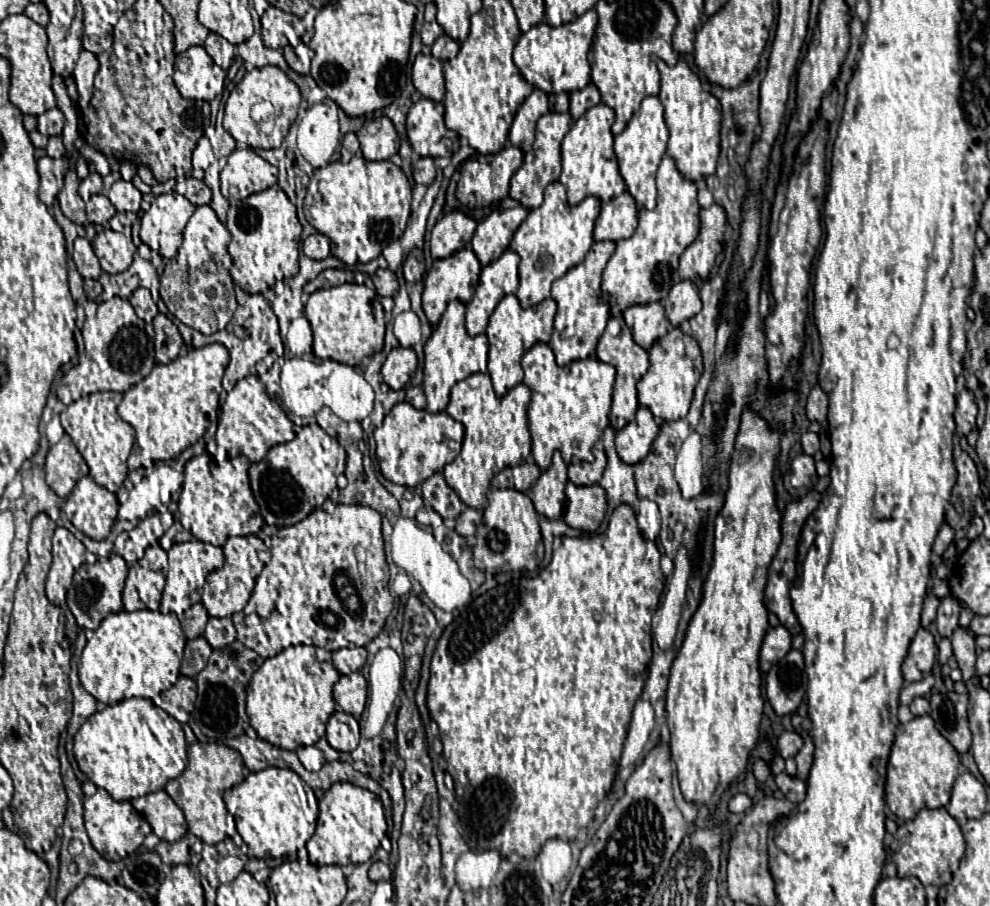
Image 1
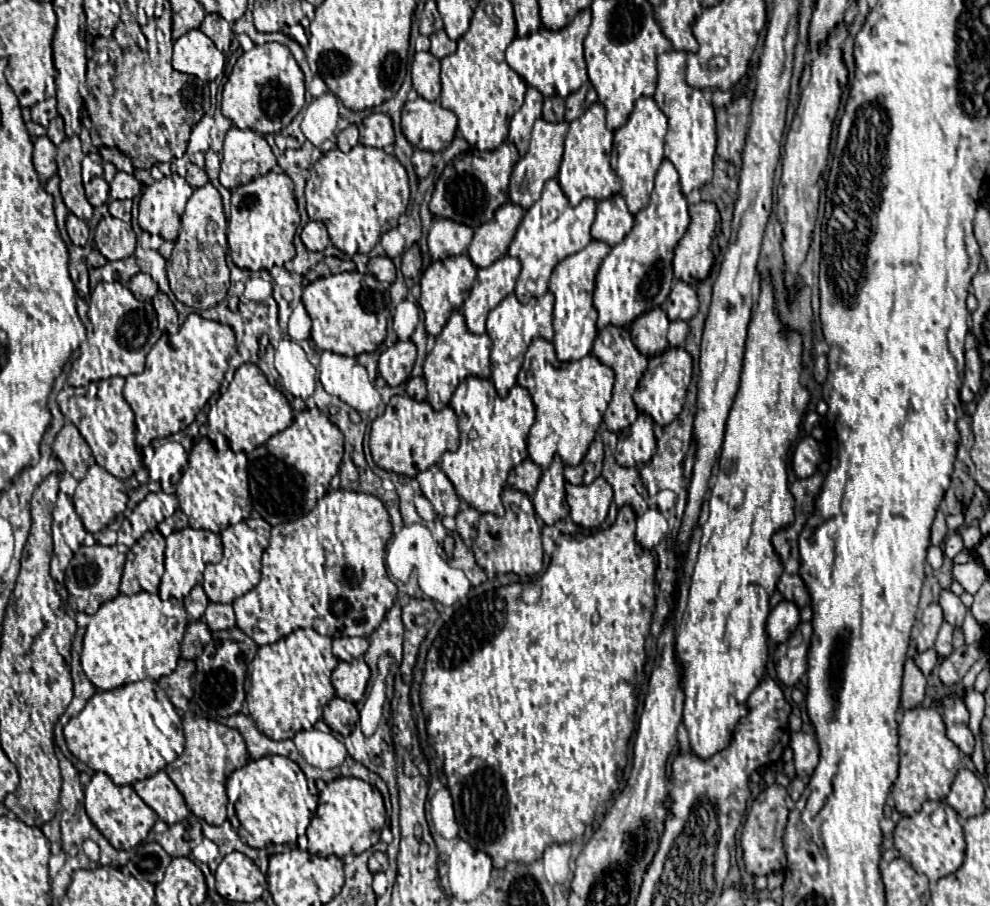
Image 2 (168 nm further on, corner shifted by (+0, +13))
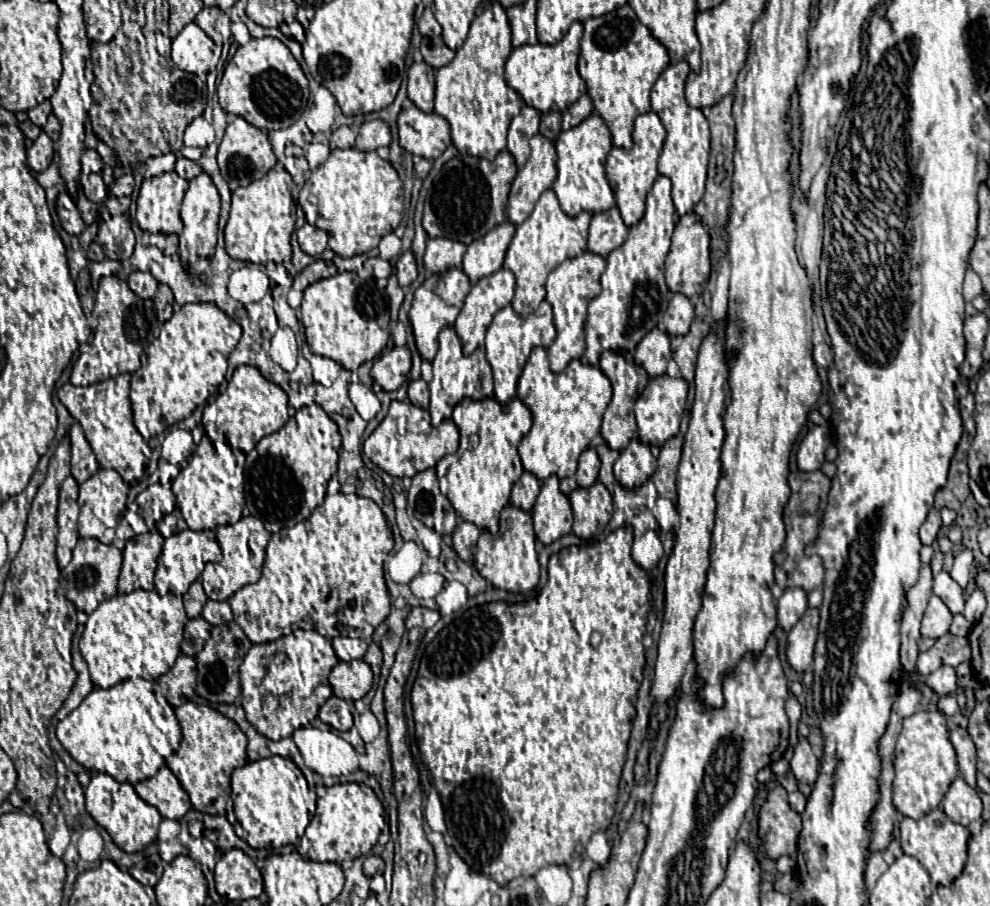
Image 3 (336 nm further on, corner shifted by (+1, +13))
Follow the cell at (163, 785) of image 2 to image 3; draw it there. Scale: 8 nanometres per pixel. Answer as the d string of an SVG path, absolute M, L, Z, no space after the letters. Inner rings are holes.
M165 765L157 771L157 775L139 781L135 791L143 801L157 807L165 819L181 819L191 809L189 795Z

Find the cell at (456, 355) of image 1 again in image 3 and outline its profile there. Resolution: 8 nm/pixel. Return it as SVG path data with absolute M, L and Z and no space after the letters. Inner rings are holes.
M445 327L439 335L439 351L435 355L433 363L433 379L429 381L429 391L431 391L431 423L437 427L443 419L449 419L453 413L453 407L463 399L463 397L473 397L473 399L483 399L493 395L493 373L491 365L485 359L485 349L479 347L475 353L479 353L479 359L465 357L463 355L463 343L459 341L457 333L453 327Z

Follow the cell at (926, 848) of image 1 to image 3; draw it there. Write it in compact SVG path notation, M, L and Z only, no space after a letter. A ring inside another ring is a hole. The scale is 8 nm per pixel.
M933 809L921 819L909 819L905 817L901 821L901 847L907 855L915 857L929 873L933 883L939 885L951 885L953 879L963 871L965 861L967 861L967 839L969 839L969 829L953 823L941 809Z

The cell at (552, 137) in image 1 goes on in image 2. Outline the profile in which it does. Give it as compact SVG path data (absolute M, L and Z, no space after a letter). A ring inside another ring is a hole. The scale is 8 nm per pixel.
M544 119L536 121L528 153L516 163L516 169L512 171L512 177L510 177L510 193L508 193L510 201L516 203L516 205L520 205L524 211L532 203L536 203L540 199L544 183L548 179L554 179L558 175L566 133L568 133L568 123L556 123L556 125L552 125L552 123L546 123Z

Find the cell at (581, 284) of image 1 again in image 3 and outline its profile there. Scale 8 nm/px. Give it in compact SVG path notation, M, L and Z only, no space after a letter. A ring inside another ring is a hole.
M585 251L579 257L565 259L557 269L547 277L547 301L553 307L553 321L557 327L557 339L547 349L549 363L553 373L561 373L573 359L583 357L585 353L585 321L587 321L587 305L593 297L599 295L599 277L605 269L605 257Z

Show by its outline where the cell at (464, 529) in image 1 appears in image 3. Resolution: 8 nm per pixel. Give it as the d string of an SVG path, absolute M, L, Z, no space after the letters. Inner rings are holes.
M459 521L459 525L453 531L453 549L467 563L473 563L477 537L479 537L479 529L469 521Z

